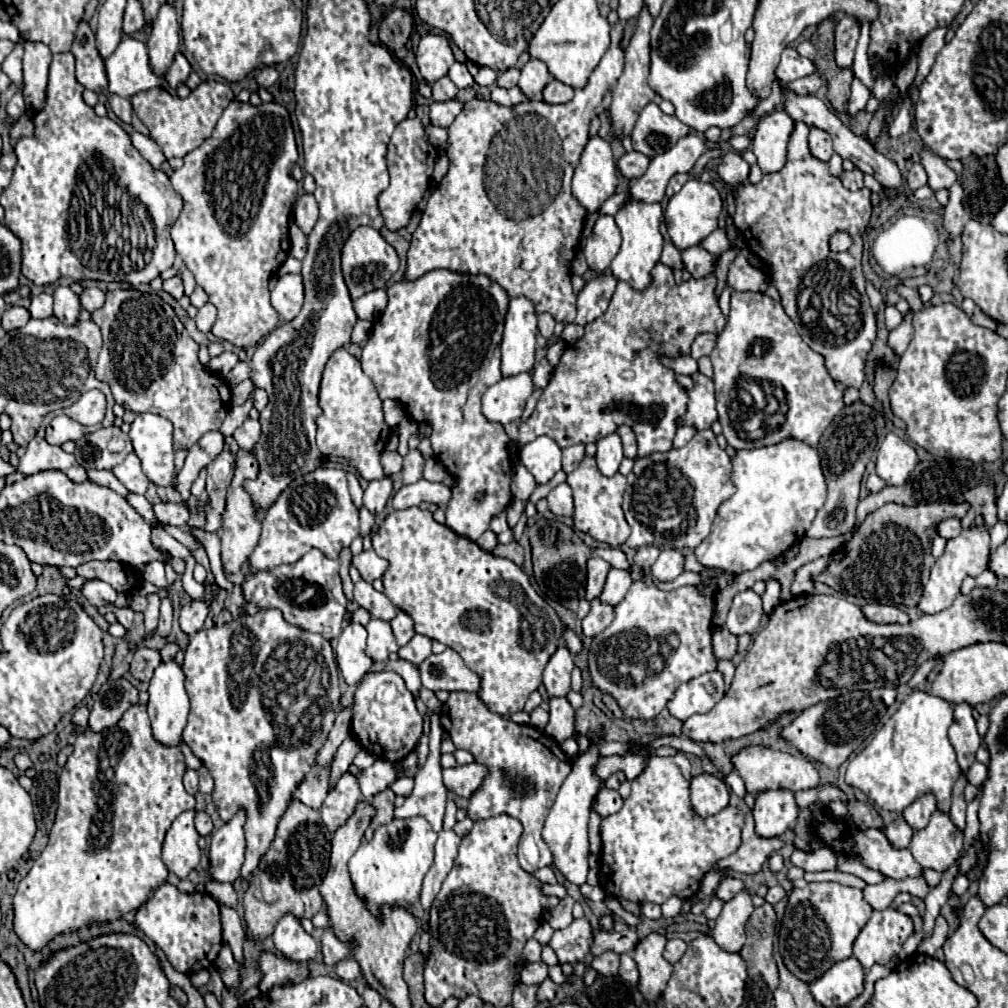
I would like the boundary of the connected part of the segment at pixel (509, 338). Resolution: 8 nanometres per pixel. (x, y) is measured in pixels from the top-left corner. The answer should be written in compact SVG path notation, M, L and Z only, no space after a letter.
M523 295L511 297L501 341L501 371L505 377L533 369L535 333L537 333L535 303Z

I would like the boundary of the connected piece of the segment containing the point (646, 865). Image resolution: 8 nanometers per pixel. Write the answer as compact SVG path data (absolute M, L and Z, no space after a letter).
M685 753L673 757L651 755L643 773L631 783L631 795L619 813L601 821L601 867L605 871L603 889L613 897L643 903L665 903L677 895L695 897L703 875L711 865L741 845L745 815L737 807L727 807L715 817L699 817L689 799L691 763Z

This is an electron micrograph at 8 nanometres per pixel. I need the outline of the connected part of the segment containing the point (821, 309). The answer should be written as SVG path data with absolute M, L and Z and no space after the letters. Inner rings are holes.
M795 123L795 129L789 137L787 145L787 163L777 173L765 173L765 177L751 185L743 187L741 195L735 197L735 215L733 221L737 229L743 233L747 247L751 253L755 253L761 261L765 261L771 267L771 283L777 287L781 295L781 305L785 313L791 317L791 321L797 327L797 333L803 337L803 341L817 353L825 357L825 367L829 375L835 379L835 383L841 383L845 387L861 387L865 381L865 359L871 350L871 343L875 341L877 331L877 317L869 303L869 297L865 293L865 275L861 271L861 255L863 255L863 233L871 219L871 201L869 189L861 191L849 191L841 185L839 177L829 173L829 165L821 159L815 159L809 151L809 137L811 127L807 123ZM827 231L847 231L855 245L847 253L833 253L827 245ZM837 319L841 325L829 327L829 321Z

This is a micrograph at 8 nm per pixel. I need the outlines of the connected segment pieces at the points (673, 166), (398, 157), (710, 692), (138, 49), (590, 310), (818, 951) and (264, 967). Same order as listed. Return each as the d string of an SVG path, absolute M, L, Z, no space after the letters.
M695 133L681 137L669 151L651 159L647 173L641 179L633 181L629 195L635 195L635 199L643 199L645 203L663 201L663 191L669 179L677 173L689 173L689 169L705 151L705 141Z
M417 117L401 121L391 137L389 153L387 153L391 185L379 195L379 209L385 219L385 227L389 231L399 231L399 229L407 227L417 203L423 199L423 195L429 187L435 159L437 159L437 149L427 141L421 121Z
M711 671L701 677L695 677L687 683L683 683L675 697L667 703L667 709L673 717L687 721L691 715L707 713L711 711L719 699L725 695L725 683L721 671Z
M123 37L115 53L105 59L105 71L109 77L109 91L121 97L133 97L135 93L153 87L163 87L172 95L177 95L165 79L153 71L147 45L135 37Z
M601 273L601 275L593 277L591 281L587 281L587 285L583 287L583 291L577 297L575 323L587 325L587 323L595 321L597 317L601 317L605 313L605 309L609 307L615 287L617 287L617 279L609 273Z
M807 883L807 887L799 889L795 887L789 895L789 903L781 921L781 929L779 929L779 953L783 955L783 961L787 965L787 969L801 981L811 983L815 981L819 975L823 975L833 963L851 957L851 947L853 941L857 939L859 931L863 929L863 925L869 921L871 917L871 905L863 899L863 891L855 889L855 887L847 887L841 883Z
M261 951L257 957L257 969L261 973L259 991L269 993L275 987L287 987L301 983L311 977L309 963L297 963L285 955L277 955L271 951Z

